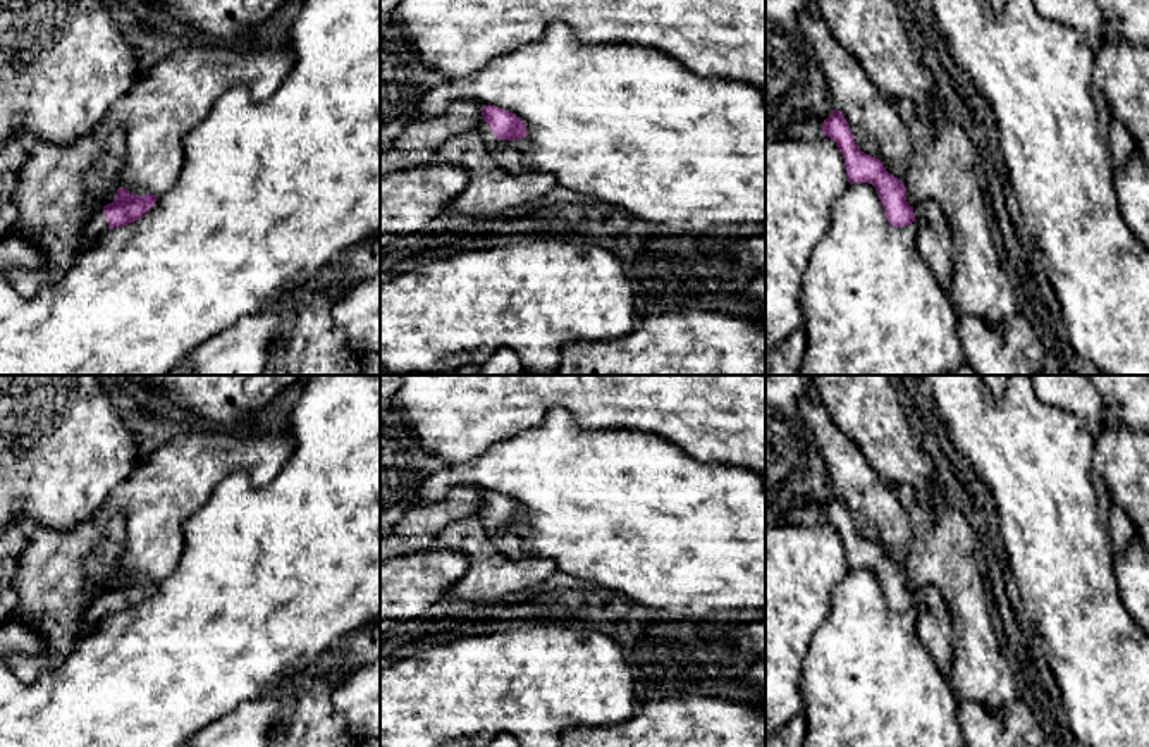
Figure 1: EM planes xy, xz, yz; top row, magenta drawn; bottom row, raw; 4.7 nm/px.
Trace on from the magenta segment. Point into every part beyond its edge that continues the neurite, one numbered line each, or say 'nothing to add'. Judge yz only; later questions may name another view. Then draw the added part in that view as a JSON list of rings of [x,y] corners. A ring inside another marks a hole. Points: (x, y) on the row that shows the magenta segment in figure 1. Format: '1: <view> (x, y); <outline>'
1: yz (933, 240); [[[932,200],[917,203],[913,213],[917,222],[915,243],[919,255],[925,260],[948,294],[955,262],[949,222],[943,208]]]

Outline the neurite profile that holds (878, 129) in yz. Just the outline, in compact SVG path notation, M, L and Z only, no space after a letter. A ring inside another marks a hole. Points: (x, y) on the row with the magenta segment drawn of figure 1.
M817 10L802 12L800 26L857 148L879 158L905 184L912 139L893 102L879 93L858 59L838 41Z

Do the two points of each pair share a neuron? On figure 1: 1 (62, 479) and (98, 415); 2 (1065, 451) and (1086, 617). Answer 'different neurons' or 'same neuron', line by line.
1: same neuron
2: same neuron

